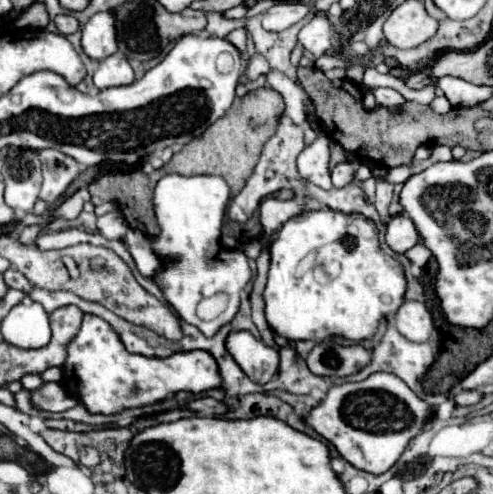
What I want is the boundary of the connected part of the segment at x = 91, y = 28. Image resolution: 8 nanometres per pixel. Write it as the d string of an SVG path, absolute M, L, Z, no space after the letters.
M102 11L88 19L82 29L82 47L88 57L100 61L118 51L114 11Z

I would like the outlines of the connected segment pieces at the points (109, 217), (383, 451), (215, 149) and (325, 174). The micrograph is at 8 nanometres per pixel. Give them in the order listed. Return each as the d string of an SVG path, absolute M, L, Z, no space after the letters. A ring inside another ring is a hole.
M110 211L102 217L98 217L98 231L106 239L122 239L128 231L128 225L126 225L124 217L118 211Z
M374 373L368 379L360 383L342 383L342 385L332 385L326 393L326 397L310 409L310 413L304 417L304 423L310 425L318 435L322 435L326 441L330 441L340 455L352 463L354 467L368 471L368 473L384 473L388 471L402 451L406 449L408 441L420 433L424 423L428 421L428 403L418 399L414 391L404 381L398 381L392 373Z
M262 87L244 97L236 97L226 117L210 125L210 129L206 129L202 137L194 137L194 141L184 145L180 153L174 153L172 161L162 167L164 173L220 175L232 187L232 191L240 191L248 177L252 175L264 143L274 135L282 111L284 111L282 95L274 93L274 89Z
M318 133L318 137L306 145L302 149L302 153L298 155L298 171L300 175L322 187L322 189L330 189L332 181L330 181L330 171L328 171L328 161L330 161L330 137L324 133Z

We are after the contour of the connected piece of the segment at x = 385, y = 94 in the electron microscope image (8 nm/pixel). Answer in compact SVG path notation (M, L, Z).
M380 87L380 89L374 89L372 93L374 93L378 105L388 107L388 109L392 109L392 111L400 111L400 109L406 105L406 99L404 99L398 91L394 91L394 89Z

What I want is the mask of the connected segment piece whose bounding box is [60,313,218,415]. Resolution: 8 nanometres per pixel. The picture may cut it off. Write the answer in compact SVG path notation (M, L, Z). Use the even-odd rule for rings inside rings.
M86 313L76 337L66 347L66 361L62 365L62 387L74 383L76 397L88 413L114 415L124 409L146 407L172 399L178 391L204 393L218 387L218 369L210 361L210 353L172 353L164 359L146 357L126 351L118 333L100 317Z

